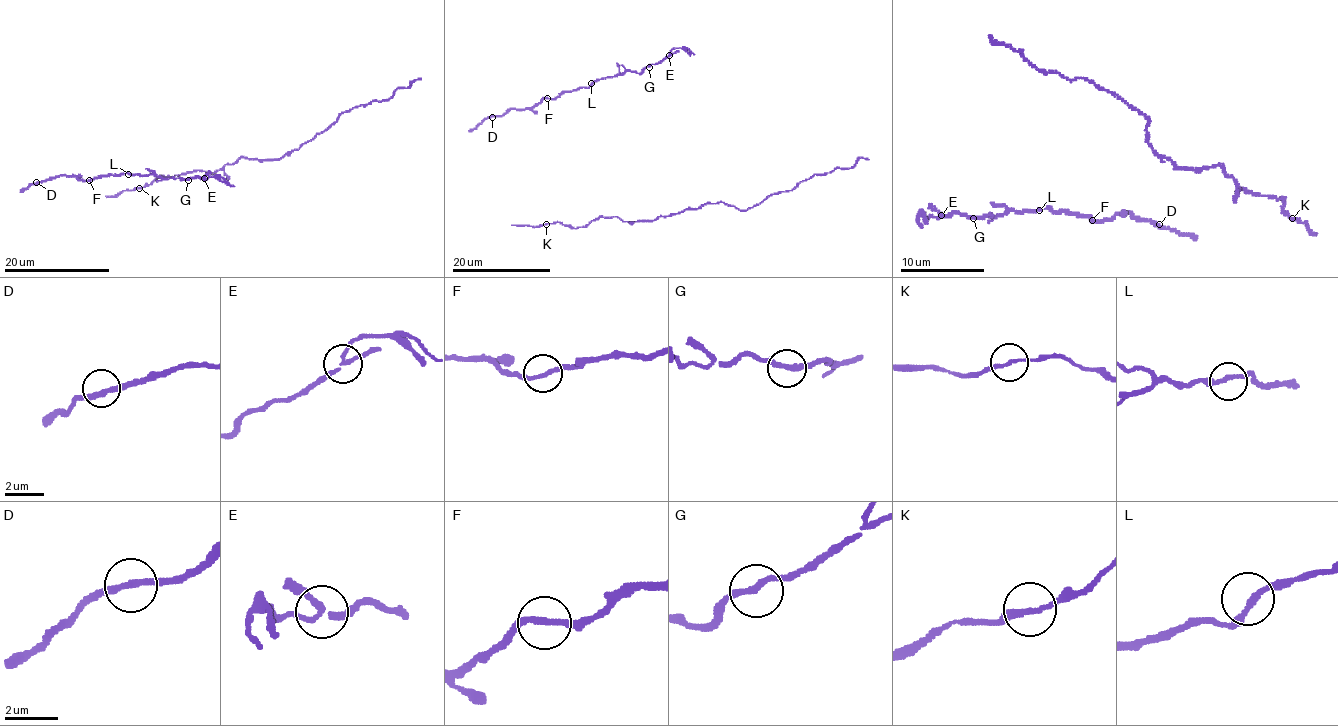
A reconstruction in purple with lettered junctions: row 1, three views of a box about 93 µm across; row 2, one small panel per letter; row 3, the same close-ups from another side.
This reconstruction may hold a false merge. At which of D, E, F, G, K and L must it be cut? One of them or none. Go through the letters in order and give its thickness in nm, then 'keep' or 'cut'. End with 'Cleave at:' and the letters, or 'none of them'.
D: calibre 240 nm; keep
E: calibre 180 nm; cut
F: calibre 220 nm; keep
G: calibre 240 nm; keep
K: calibre 190 nm; keep
L: calibre 200 nm; keep
Cleave at: E

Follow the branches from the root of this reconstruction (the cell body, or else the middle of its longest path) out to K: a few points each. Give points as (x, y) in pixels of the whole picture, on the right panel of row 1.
K: (1307, 230), (1307, 223), (1292, 218)

